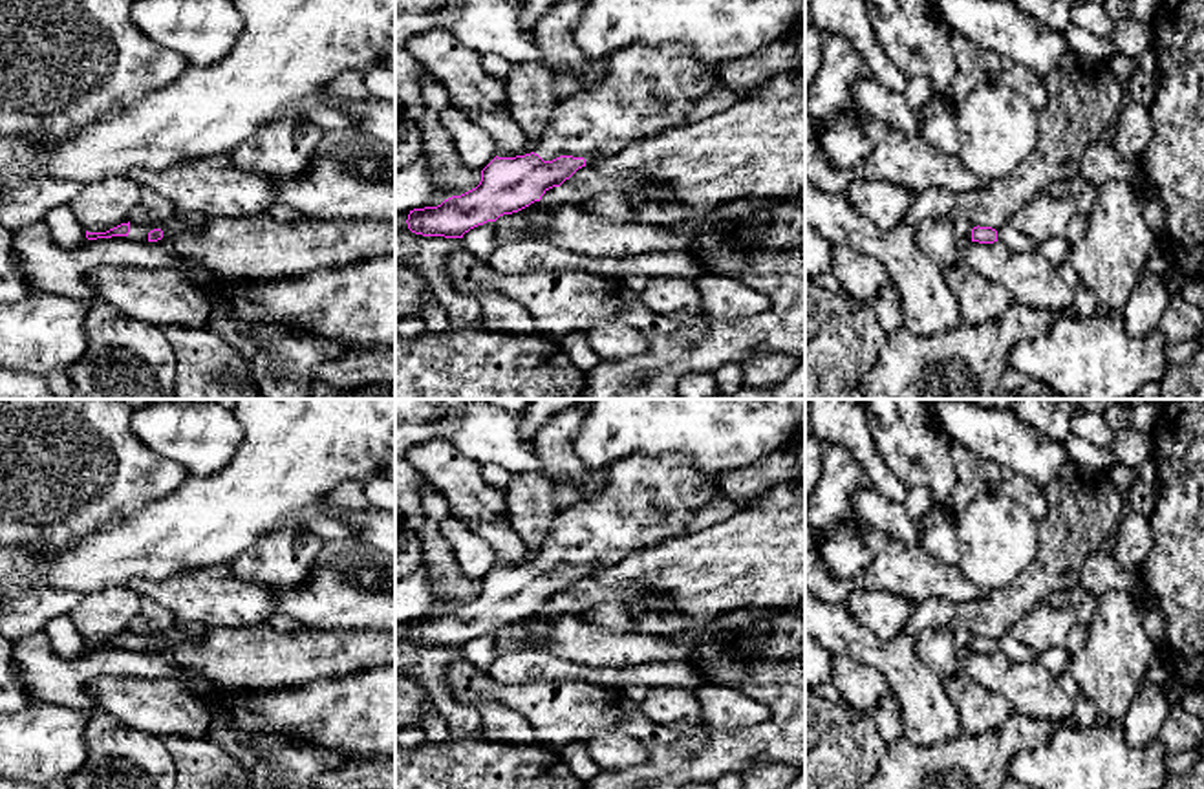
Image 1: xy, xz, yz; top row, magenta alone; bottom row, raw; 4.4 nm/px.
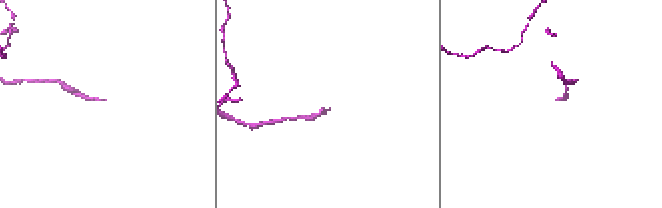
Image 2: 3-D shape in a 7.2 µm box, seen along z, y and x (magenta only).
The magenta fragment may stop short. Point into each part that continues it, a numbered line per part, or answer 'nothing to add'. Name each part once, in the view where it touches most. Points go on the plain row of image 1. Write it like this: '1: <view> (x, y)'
1: xz (646, 500)

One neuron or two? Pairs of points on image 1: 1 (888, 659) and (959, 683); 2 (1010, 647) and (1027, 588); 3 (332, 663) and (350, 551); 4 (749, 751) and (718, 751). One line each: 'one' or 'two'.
1: two
2: two
3: two
4: one

